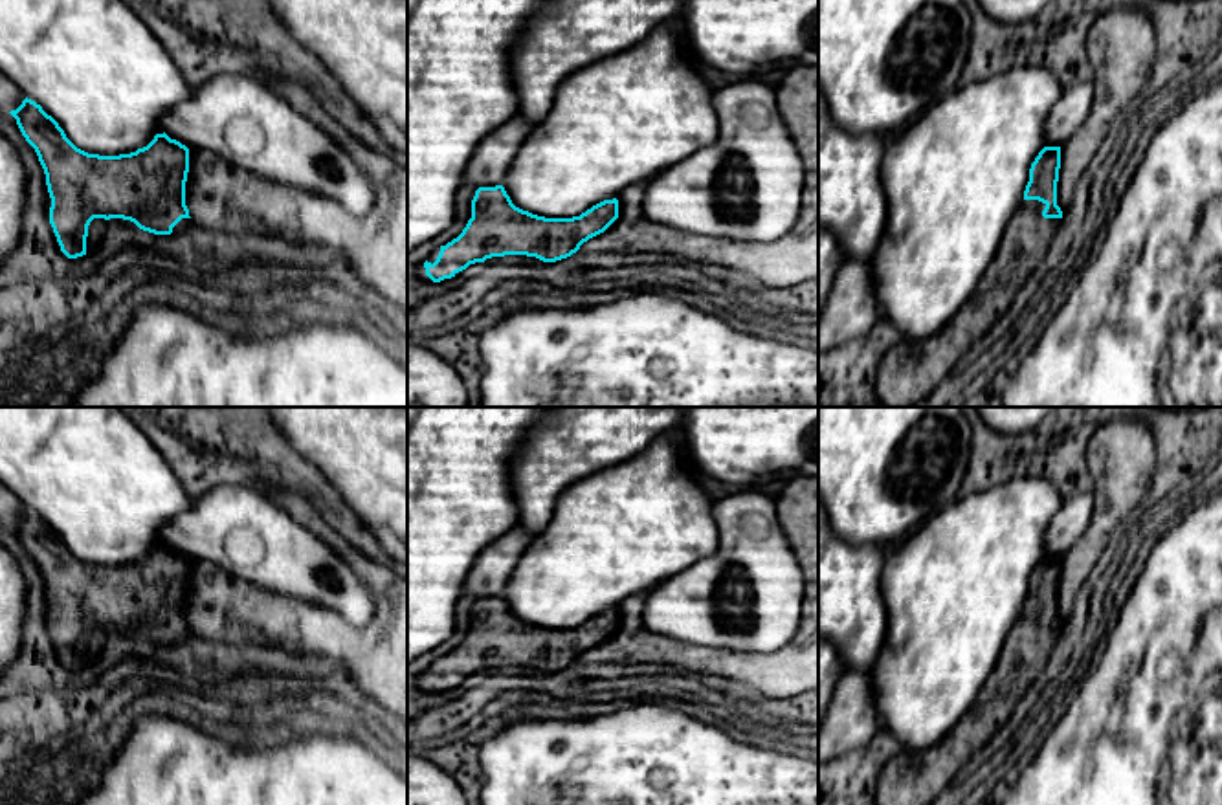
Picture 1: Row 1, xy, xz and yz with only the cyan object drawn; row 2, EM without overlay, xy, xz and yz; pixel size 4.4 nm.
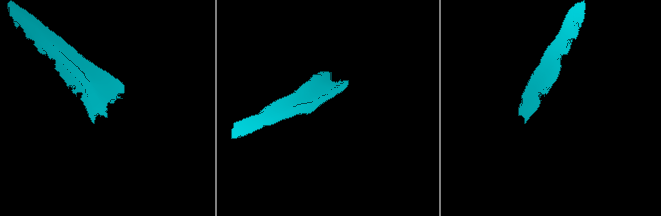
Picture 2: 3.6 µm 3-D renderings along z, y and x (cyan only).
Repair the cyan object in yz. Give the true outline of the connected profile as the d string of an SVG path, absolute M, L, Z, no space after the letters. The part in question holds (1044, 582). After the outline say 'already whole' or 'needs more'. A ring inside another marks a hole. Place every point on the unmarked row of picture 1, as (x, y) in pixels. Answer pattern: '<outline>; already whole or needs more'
M1044 557L998 664L958 724L934 746L894 754L877 779L877 805L943 805L963 765L1007 722L1031 682L1046 669L1061 636L1057 616L1061 557Z; needs more

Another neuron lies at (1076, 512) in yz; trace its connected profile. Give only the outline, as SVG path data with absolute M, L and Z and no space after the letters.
M1092 491L1064 497L1046 530L1044 557L1062 557L1088 530L1094 508Z

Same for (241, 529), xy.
M215 486L165 524L161 541L253 587L332 611L350 627L374 620L374 598L360 576L262 488Z

